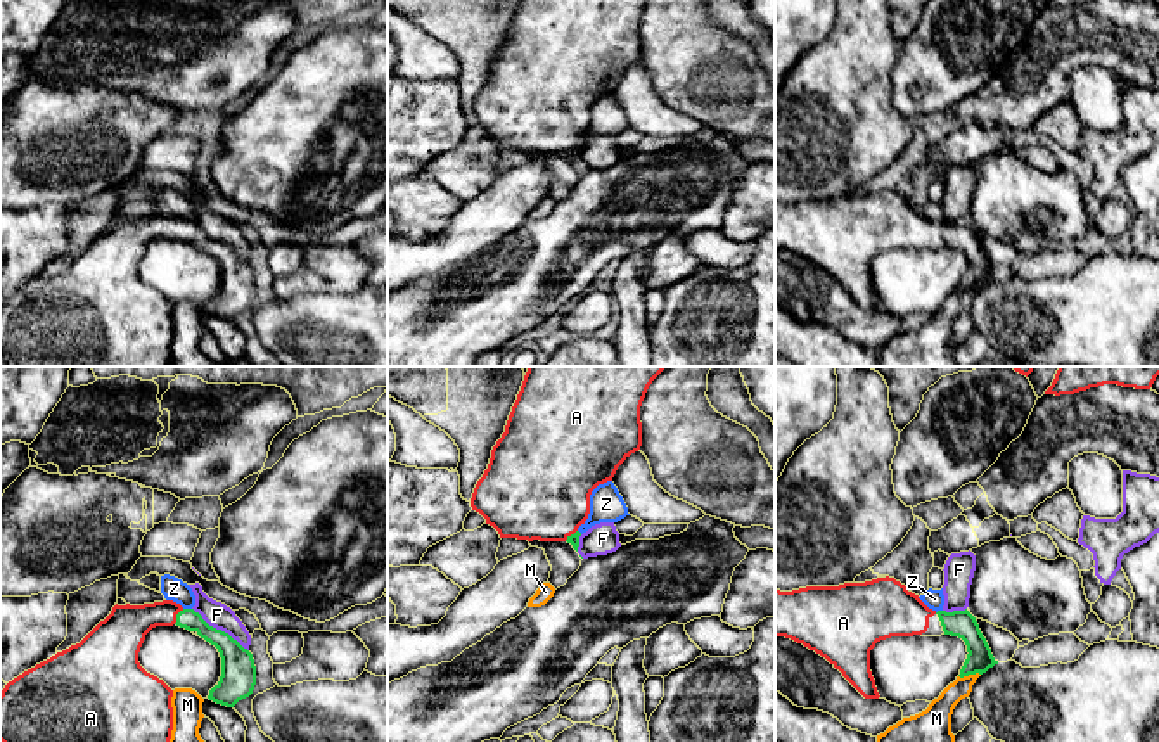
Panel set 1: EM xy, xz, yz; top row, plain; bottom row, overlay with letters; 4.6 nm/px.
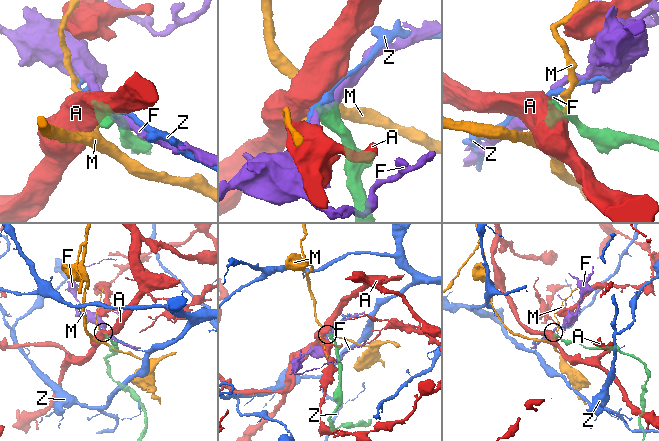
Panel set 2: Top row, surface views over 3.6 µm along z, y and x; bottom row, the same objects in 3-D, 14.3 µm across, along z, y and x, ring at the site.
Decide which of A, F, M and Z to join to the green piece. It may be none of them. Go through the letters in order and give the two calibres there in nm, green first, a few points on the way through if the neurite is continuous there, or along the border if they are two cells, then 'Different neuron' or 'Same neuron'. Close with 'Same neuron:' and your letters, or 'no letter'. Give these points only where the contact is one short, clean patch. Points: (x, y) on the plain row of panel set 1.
A: Thickness 90 nm (green) against 200 nm. Path across: xy (187, 230), (177, 229), (146, 229), (125, 241). Same neuron
F: Thickness 170 nm (green) against 120 nm. Boundary: xy (192, 220), (210, 237), (227, 244), (248, 263). Different neuron
M: Thickness 130 nm (green) against 130 nm. Boundary: yz (979, 286), (959, 289). Different neuron
Z: Thickness 90 nm (green) against 110 nm. Boundary: xy (184, 220), (191, 222). Different neuron
Same neuron: A

